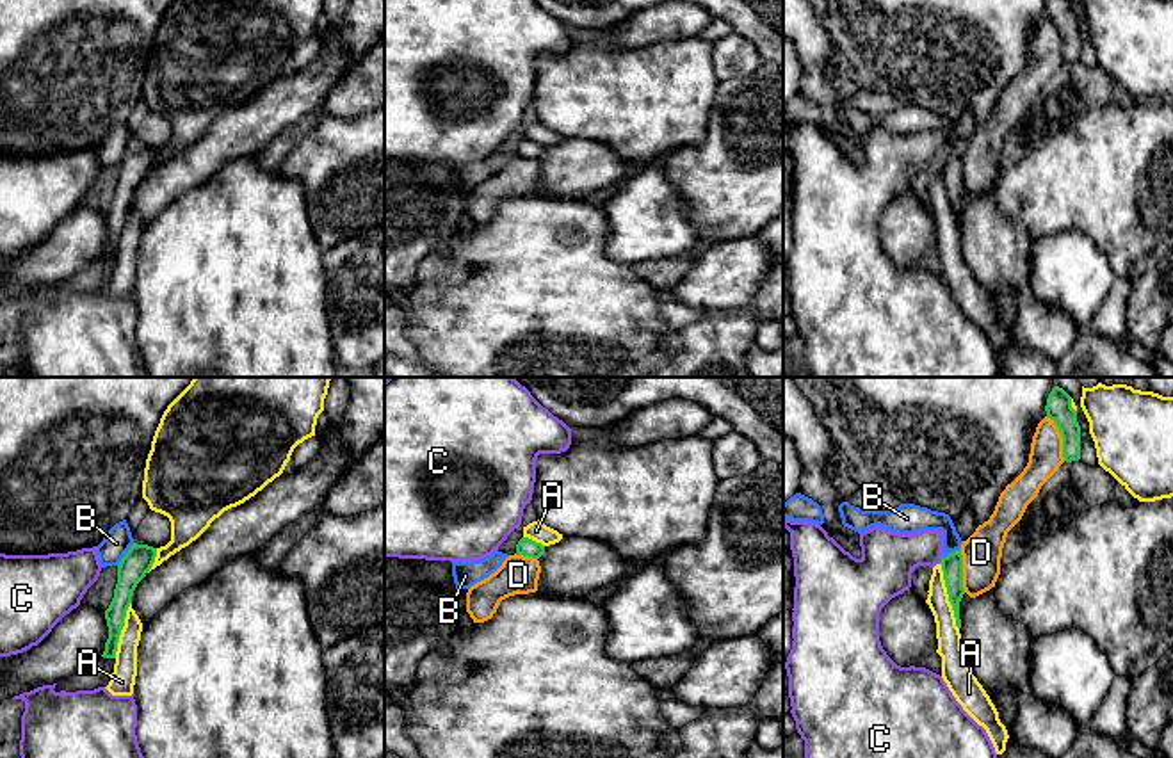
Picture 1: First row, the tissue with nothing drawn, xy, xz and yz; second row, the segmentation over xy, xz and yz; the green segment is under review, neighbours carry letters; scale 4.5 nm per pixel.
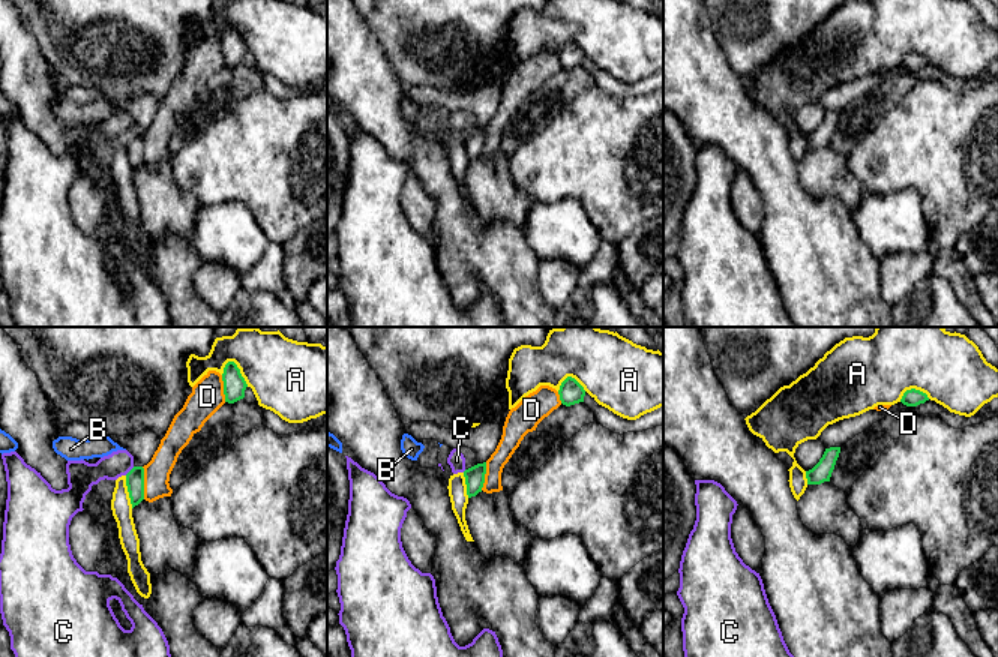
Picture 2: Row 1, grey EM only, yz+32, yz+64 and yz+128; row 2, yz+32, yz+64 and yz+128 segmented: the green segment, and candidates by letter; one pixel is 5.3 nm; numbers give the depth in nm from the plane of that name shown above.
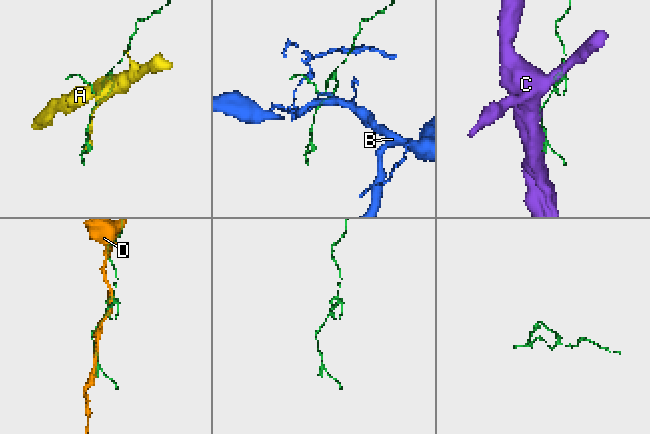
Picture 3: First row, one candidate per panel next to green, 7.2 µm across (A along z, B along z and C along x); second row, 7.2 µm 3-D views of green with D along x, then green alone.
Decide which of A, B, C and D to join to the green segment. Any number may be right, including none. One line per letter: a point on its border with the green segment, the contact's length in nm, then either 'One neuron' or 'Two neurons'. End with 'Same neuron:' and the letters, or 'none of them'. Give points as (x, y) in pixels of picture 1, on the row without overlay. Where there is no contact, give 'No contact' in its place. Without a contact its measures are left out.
A: Touches green at yz (949, 198). Shared border 320 nm. Two neurons
B: Touches green at xy (125, 157). Shared border 130 nm. Two neurons
C: Touches green at yz (942, 162). Shared border 40 nm. Two neurons
D: Touches green at yz (1063, 40). Shared border 220 nm. Two neurons
Same neuron: none of them

